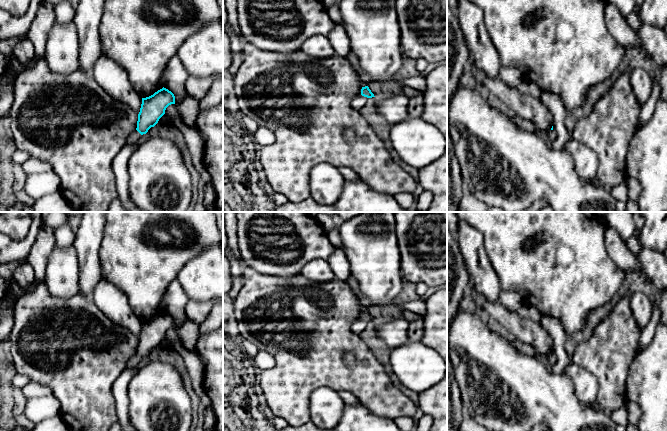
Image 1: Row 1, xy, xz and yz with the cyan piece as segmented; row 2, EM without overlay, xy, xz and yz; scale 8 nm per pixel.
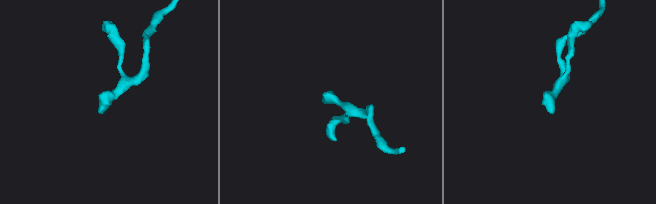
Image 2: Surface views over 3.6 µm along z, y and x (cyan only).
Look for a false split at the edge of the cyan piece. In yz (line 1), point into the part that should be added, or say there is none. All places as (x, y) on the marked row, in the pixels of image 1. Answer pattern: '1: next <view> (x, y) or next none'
1: next none

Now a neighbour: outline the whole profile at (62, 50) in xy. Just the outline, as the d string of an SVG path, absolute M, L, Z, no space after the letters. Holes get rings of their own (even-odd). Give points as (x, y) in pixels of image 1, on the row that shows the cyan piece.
M73 21L55 22L46 42L44 60L54 72L62 75L71 74L79 65L79 40Z

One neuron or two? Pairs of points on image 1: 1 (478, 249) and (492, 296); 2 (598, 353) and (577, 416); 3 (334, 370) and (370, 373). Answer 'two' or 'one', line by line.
1: one
2: two
3: one

